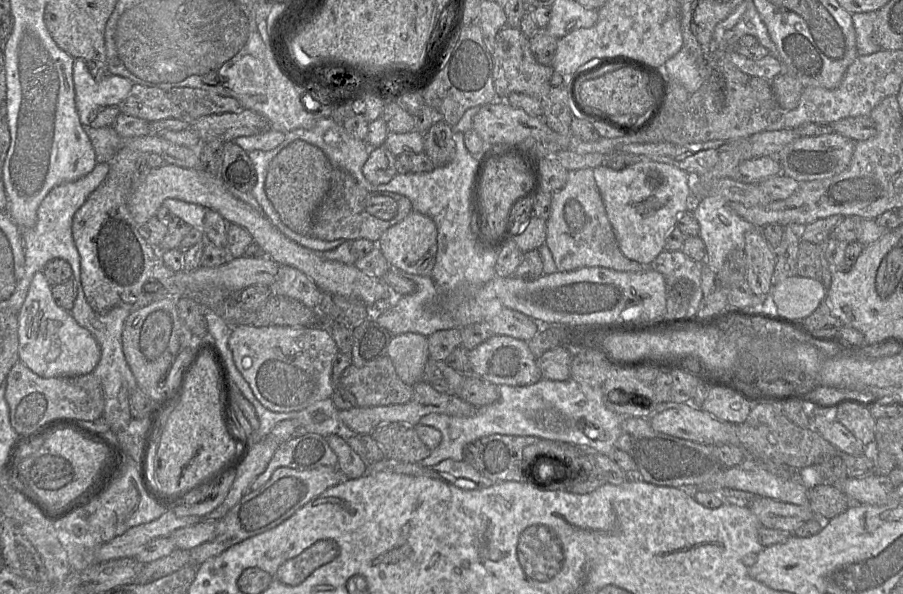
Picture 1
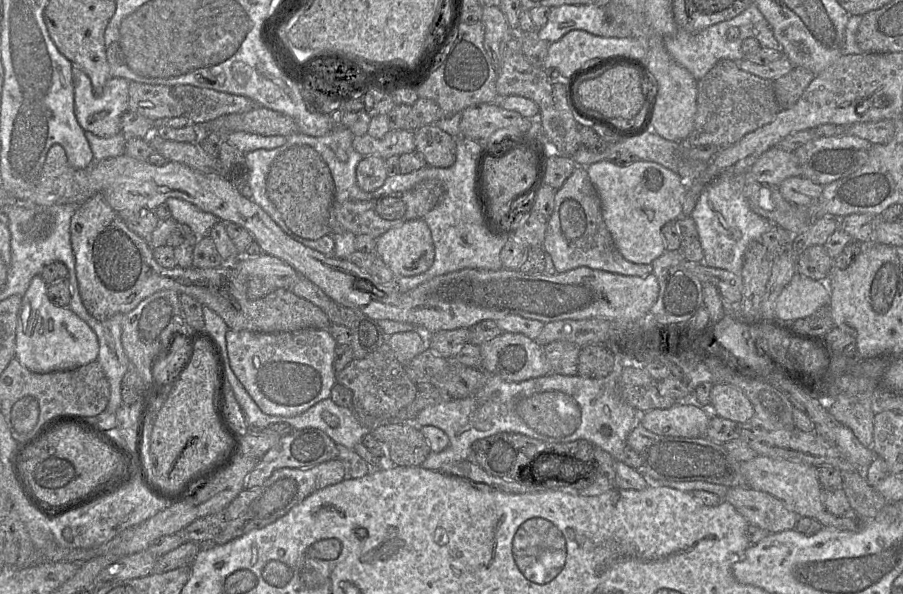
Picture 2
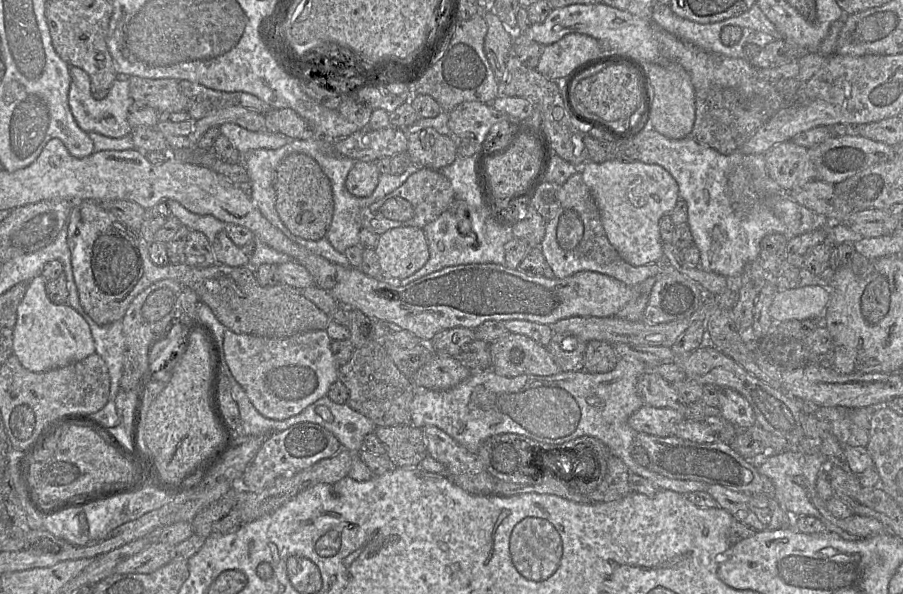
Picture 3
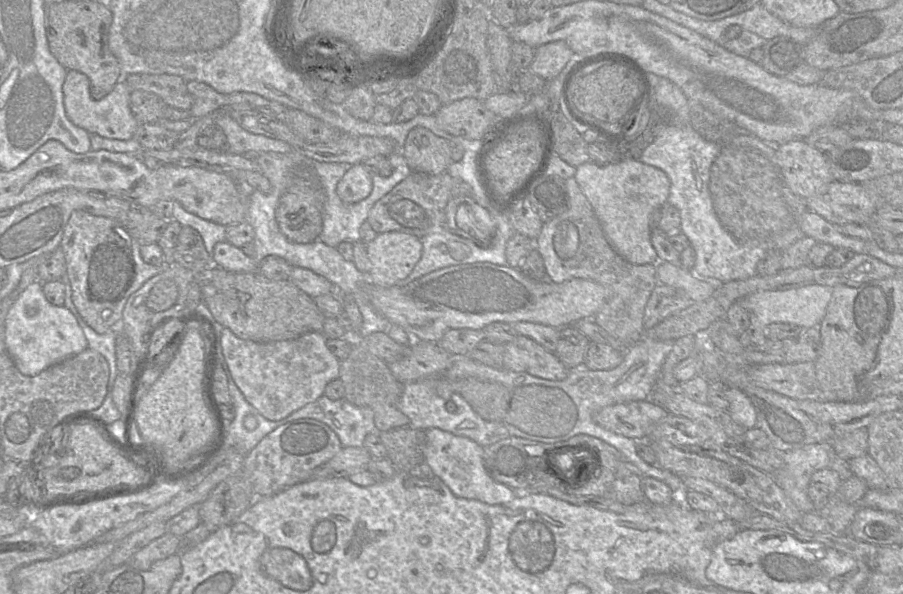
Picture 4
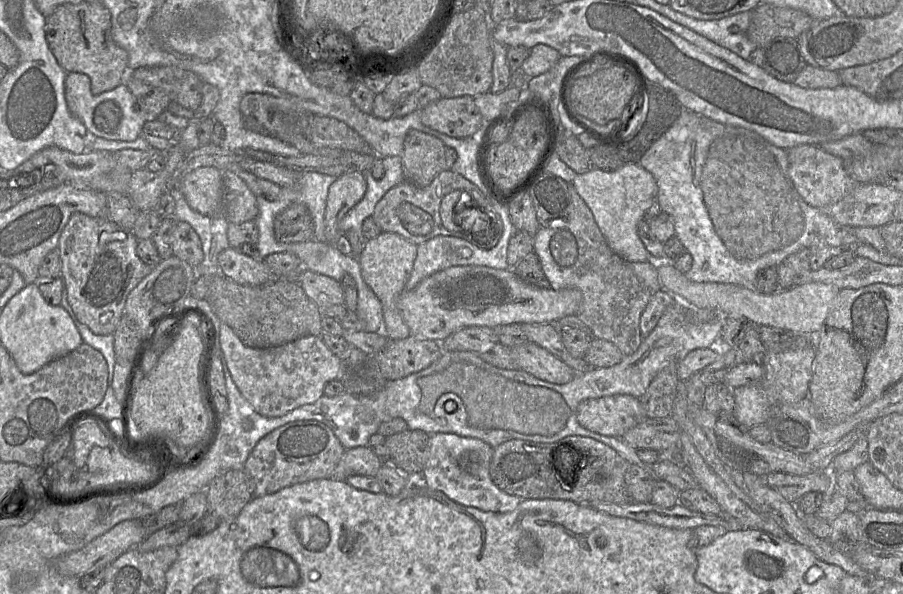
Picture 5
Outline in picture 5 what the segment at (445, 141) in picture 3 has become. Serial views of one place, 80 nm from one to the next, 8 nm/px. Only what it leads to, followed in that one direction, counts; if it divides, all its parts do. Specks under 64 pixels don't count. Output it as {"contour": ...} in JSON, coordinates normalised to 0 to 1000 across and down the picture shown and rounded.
{"contour":[[[454,219],[447,236],[445,283],[447,303],[463,315],[474,313],[481,300],[492,286],[498,286],[493,269],[494,244],[484,231],[464,219]]]}

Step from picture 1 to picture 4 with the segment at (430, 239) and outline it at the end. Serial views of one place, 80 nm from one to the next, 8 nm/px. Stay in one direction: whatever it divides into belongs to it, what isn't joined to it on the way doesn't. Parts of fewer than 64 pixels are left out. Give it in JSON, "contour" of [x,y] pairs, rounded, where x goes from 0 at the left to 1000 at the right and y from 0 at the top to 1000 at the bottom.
{"contour":[[[431,389],[417,394],[412,406],[405,409],[408,434],[411,441],[411,455],[406,461],[408,470],[412,478],[423,483],[442,478],[465,438],[467,418],[466,402],[452,392]]]}

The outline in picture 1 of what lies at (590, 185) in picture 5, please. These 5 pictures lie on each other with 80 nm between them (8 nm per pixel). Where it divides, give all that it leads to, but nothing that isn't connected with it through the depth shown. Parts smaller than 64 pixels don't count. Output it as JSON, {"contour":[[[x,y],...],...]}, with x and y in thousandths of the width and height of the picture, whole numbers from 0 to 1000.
{"contour":[[[722,271],[705,273],[689,286],[664,278],[657,290],[688,424],[698,438],[720,448],[736,421],[739,396],[751,365],[765,350],[764,293]]]}

